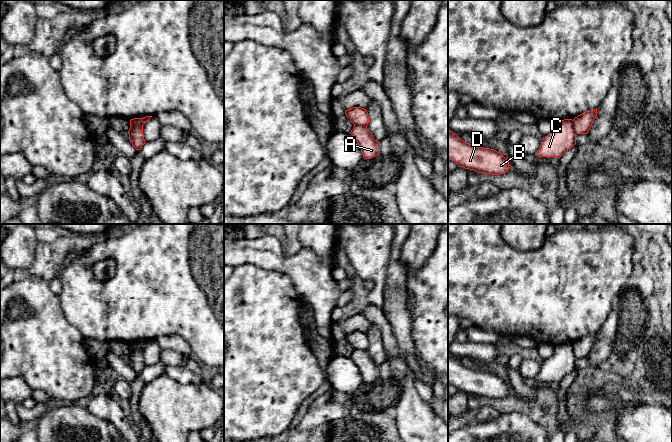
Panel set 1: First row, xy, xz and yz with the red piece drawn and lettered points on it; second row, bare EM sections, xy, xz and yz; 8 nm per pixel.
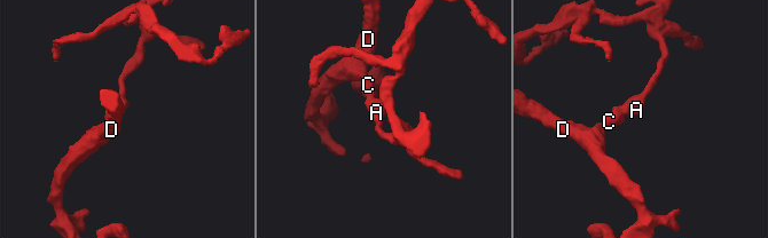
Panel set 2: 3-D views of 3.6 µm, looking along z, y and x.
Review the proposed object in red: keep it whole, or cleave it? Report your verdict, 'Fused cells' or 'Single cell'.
Fused cells

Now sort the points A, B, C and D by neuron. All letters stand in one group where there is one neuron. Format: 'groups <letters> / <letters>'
groups A / B C D

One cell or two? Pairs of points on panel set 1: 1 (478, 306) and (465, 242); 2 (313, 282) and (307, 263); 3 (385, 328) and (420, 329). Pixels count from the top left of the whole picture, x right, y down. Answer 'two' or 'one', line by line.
1: one
2: one
3: two

